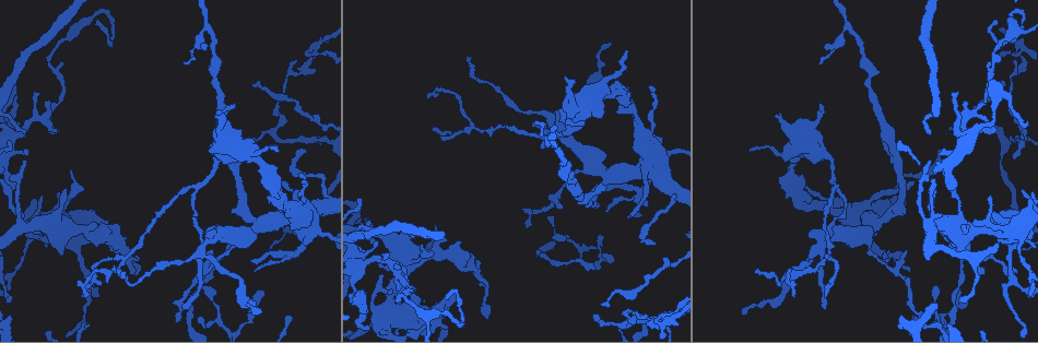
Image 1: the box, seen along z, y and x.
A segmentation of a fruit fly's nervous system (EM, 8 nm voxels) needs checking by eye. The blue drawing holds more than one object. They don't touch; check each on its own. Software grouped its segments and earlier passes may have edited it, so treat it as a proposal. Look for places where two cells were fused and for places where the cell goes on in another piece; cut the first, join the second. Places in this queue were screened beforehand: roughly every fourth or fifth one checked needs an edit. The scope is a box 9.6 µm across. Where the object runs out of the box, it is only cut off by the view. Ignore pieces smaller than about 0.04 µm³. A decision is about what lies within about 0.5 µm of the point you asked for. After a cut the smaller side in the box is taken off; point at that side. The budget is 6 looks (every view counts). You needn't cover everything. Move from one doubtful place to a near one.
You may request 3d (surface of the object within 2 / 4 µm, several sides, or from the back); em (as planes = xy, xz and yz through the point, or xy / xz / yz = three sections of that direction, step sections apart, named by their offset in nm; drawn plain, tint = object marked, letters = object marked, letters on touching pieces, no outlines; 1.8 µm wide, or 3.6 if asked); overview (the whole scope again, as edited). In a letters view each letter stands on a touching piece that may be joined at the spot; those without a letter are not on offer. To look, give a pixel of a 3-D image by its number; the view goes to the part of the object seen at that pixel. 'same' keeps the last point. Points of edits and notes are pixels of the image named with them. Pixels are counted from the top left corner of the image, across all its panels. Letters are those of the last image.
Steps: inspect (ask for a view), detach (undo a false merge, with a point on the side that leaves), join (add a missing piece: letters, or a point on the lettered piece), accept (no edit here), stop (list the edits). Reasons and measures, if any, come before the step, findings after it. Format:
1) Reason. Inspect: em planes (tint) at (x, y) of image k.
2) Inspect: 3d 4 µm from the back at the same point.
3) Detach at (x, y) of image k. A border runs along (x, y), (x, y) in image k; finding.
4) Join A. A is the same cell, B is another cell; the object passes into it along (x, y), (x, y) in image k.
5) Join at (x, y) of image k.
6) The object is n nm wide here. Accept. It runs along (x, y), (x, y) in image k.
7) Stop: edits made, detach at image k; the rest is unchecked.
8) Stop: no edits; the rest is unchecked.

Free end. Inspect: em 3.6 µm xz step 4 (tint) at (434, 96) of image 1.

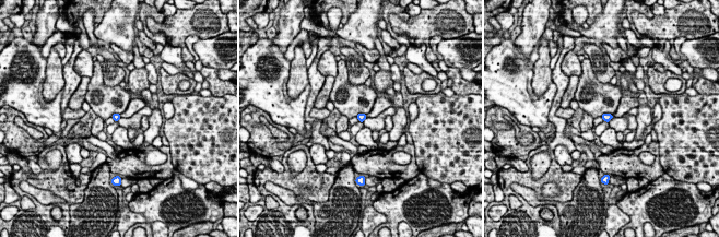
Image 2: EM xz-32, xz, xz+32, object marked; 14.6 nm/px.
Another direction. Inspect: em 3.6 µm xy step 8 (letters) at the same point.

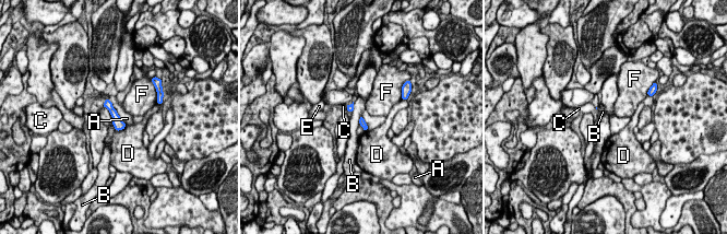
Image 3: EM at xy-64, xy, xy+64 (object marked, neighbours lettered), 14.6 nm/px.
Accept. A, B, C, D, E and F are other cells; a border runs along (354, 102), (354, 108), (350, 112) in image 3; none of them fits.

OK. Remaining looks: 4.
Free end. Inspect: 3d 4 µm at (536, 127) of image 1.

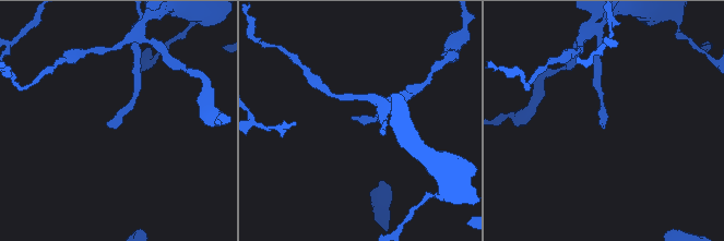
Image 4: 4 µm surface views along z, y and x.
Need the tissue. Inspect: em planes (letters) at (114, 126) of image 4.

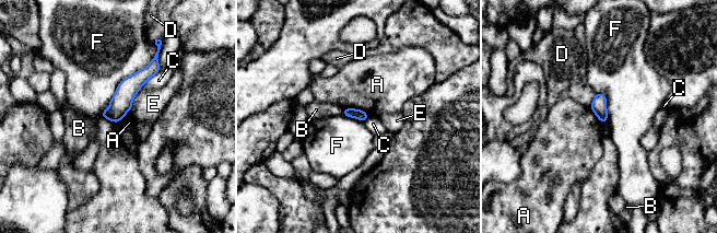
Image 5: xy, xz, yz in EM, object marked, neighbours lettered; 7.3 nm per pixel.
The object is 70 nm wide here. Accept. A, B, C, D, E and F are other cells; it runs along (155, 66), (105, 115) in image 5; no lettered piece goes on from it.

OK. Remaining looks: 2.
Thin end. Inspect: 3d 2 µm at (821, 104) of image 1.

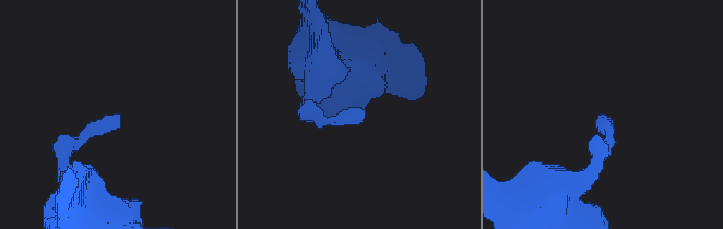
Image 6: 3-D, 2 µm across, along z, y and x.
Need the tissue. Inspect: em planes (letters) at (362, 113) of image 6.

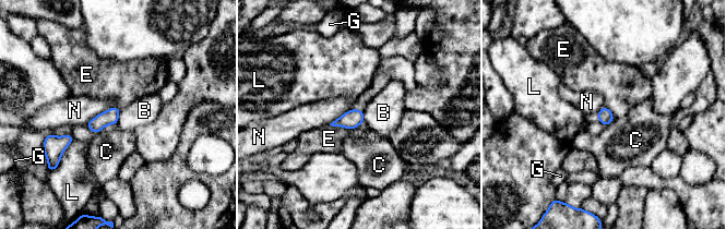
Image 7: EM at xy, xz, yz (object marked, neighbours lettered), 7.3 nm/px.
Accept. B, C, E, G, L and N are other cells; a border runs along (120, 109), (117, 123) in image 7; no lettered piece goes on from it.

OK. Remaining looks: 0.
Stop: no edits; the rest is unchecked.

